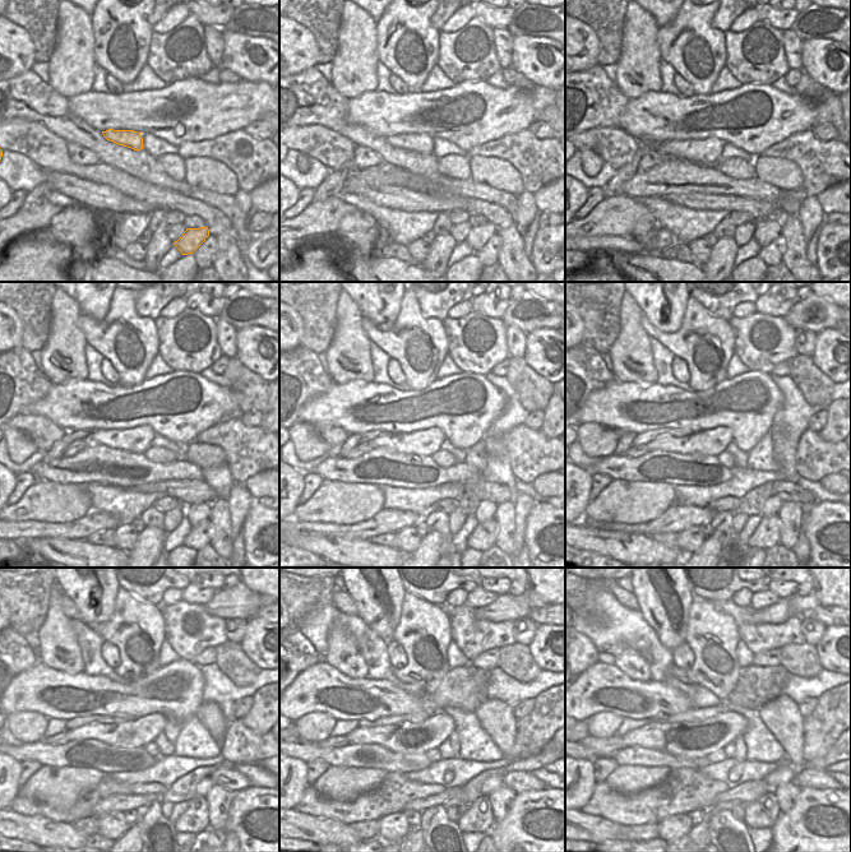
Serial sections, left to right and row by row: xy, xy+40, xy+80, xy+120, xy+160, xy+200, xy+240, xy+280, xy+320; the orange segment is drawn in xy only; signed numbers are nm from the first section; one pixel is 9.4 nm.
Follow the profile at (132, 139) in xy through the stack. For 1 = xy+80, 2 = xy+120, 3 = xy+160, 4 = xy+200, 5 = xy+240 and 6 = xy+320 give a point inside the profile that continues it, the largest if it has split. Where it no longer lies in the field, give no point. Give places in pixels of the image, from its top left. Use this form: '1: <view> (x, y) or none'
1: xy+80 (708, 152)
2: xy+120 (135, 440)
3: xy+160 (428, 441)
4: xy+200 (713, 441)
5: xy+240 (138, 732)
6: xy+320 (689, 740)

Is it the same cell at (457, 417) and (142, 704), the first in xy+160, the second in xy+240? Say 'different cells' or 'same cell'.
same cell

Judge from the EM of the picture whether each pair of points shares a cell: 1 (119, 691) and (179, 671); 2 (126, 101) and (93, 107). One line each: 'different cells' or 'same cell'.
1: same cell
2: same cell

